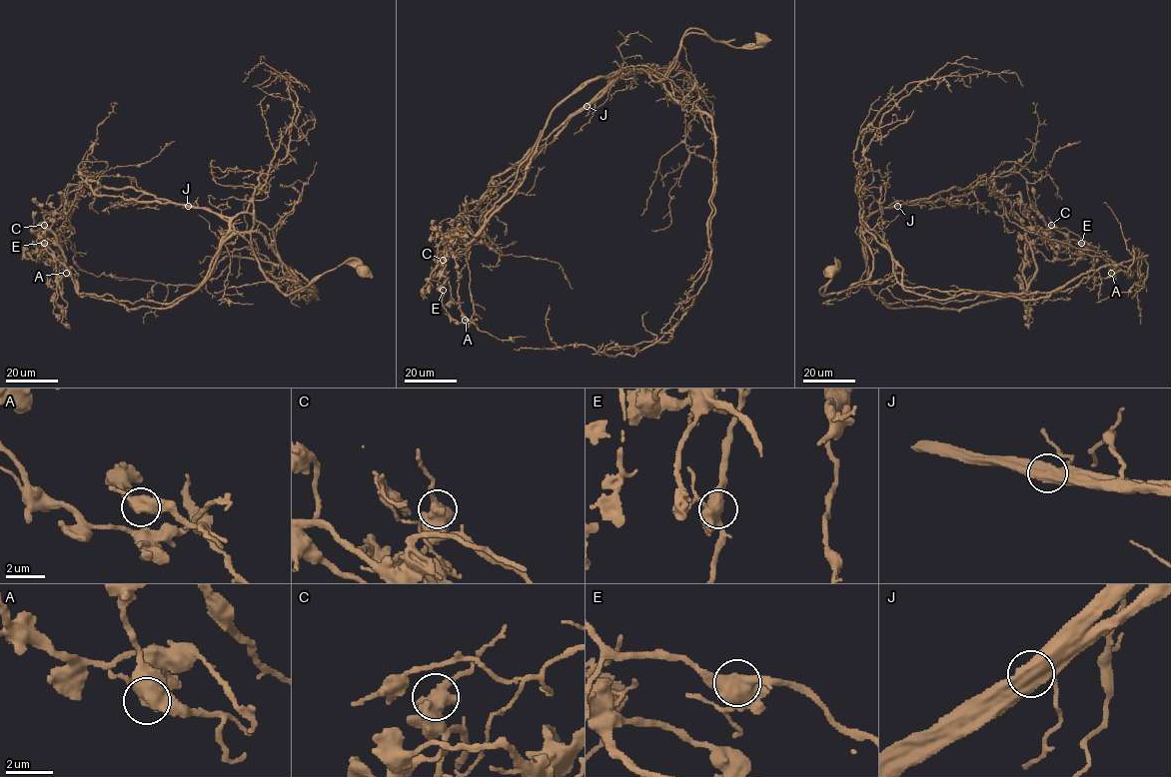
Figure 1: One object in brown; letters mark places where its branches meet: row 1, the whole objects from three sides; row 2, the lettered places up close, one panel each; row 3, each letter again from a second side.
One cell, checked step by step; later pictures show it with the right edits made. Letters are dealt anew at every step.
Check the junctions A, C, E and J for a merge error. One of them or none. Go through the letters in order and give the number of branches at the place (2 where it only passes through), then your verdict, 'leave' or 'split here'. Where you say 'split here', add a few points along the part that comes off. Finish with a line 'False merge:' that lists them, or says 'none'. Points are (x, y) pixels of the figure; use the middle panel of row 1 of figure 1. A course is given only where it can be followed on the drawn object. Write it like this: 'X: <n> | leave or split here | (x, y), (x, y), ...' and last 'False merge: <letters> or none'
A: 3 | leave
C: 3 | leave
E: 3 | leave
J: 3 | split here | (586, 106), (642, 70), (706, 113), (711, 265), (682, 319), (633, 356), (558, 346), (549, 305)
False merge: J

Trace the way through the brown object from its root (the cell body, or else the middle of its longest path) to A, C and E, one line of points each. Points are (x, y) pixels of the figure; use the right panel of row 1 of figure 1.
A: (829, 269), (825, 294), (868, 277), (860, 232), (878, 210), (993, 181), (1024, 229), (1111, 273)
C: (829, 269), (825, 294), (866, 280), (873, 212), (978, 182), (1024, 229), (1048, 238), (1051, 225)
E: (829, 269), (840, 264), (825, 294), (868, 277), (860, 232), (878, 210), (986, 181), (1024, 229), (1081, 243)

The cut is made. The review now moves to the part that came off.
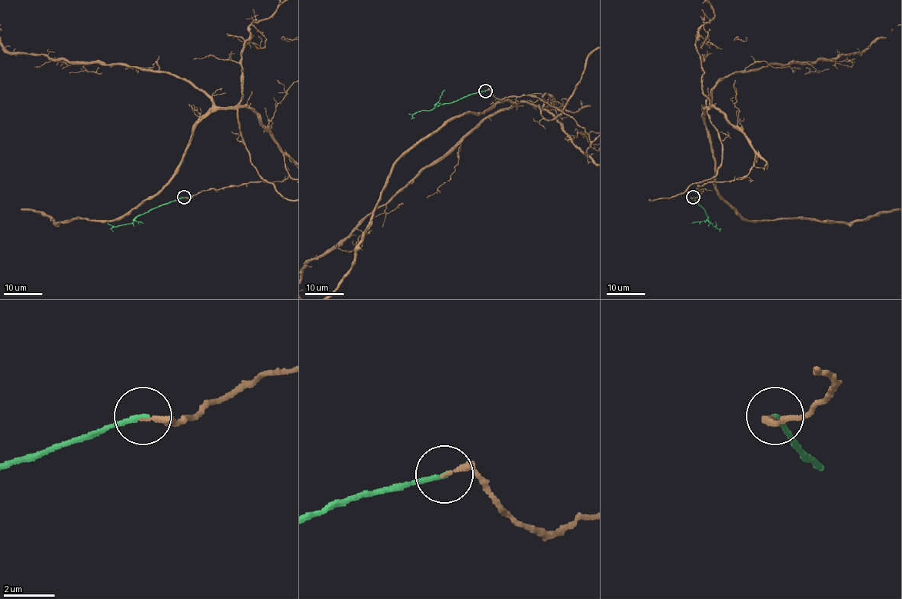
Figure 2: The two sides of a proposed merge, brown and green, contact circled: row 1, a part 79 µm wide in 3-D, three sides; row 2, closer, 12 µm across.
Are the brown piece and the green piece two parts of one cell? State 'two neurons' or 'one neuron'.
one neuron

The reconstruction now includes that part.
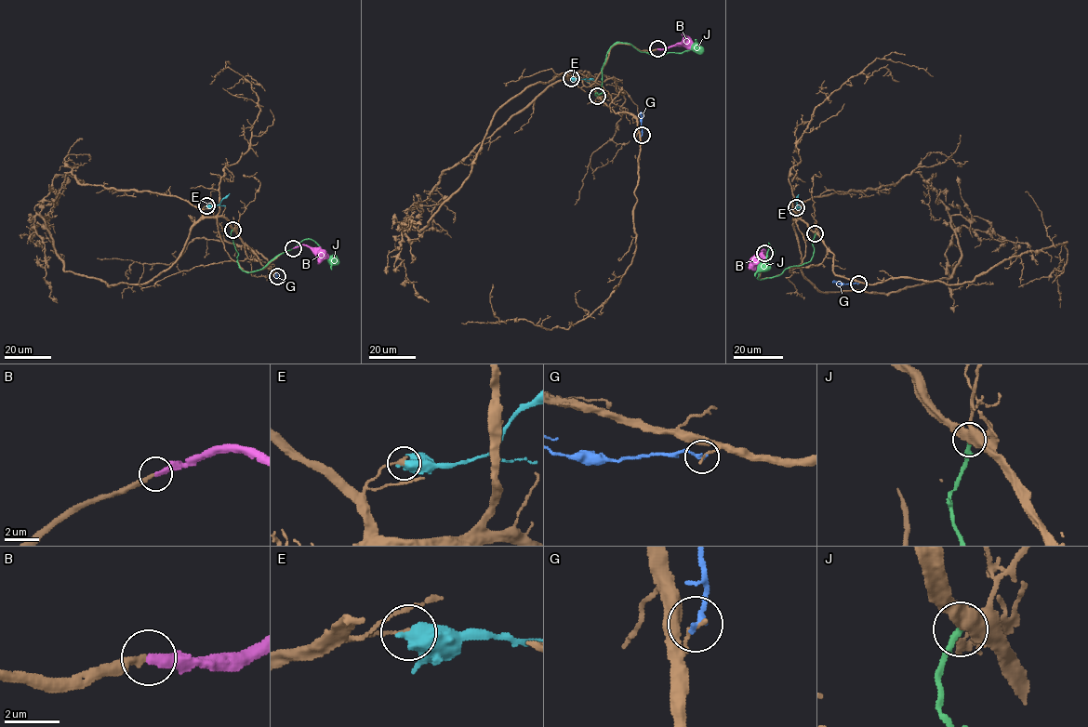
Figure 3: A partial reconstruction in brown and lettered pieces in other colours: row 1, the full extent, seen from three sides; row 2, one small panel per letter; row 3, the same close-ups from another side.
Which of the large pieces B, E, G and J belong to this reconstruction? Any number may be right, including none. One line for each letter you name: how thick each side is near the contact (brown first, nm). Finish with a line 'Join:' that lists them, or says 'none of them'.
B: 240 nm thick on the brown side, 340 nm on the other
Join: B

